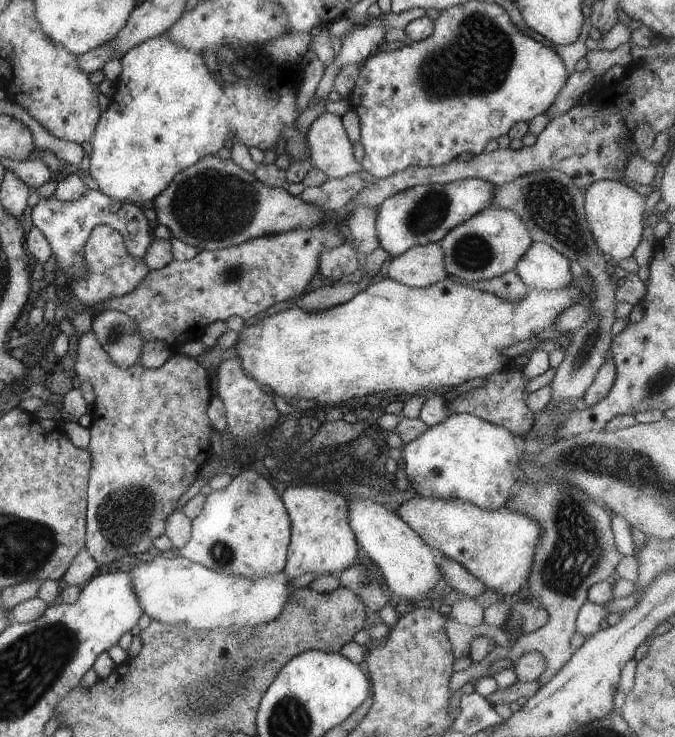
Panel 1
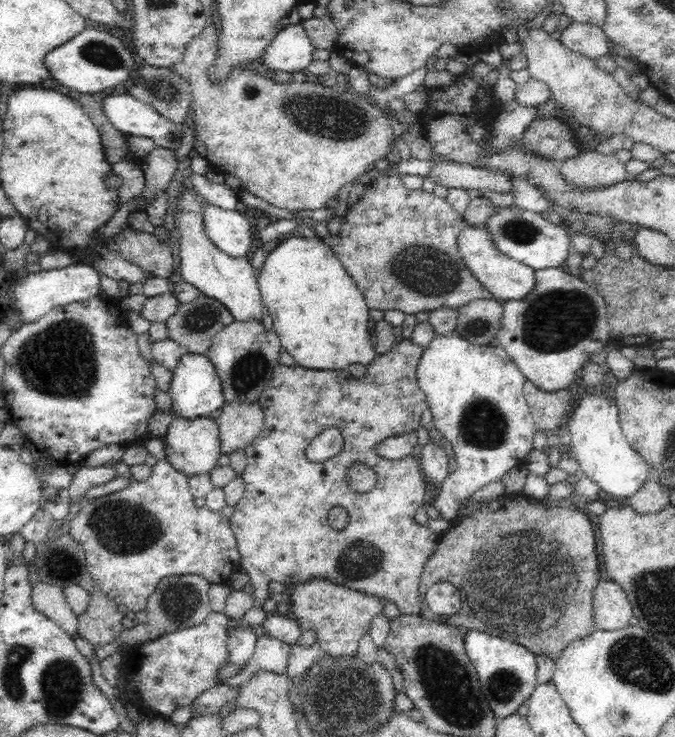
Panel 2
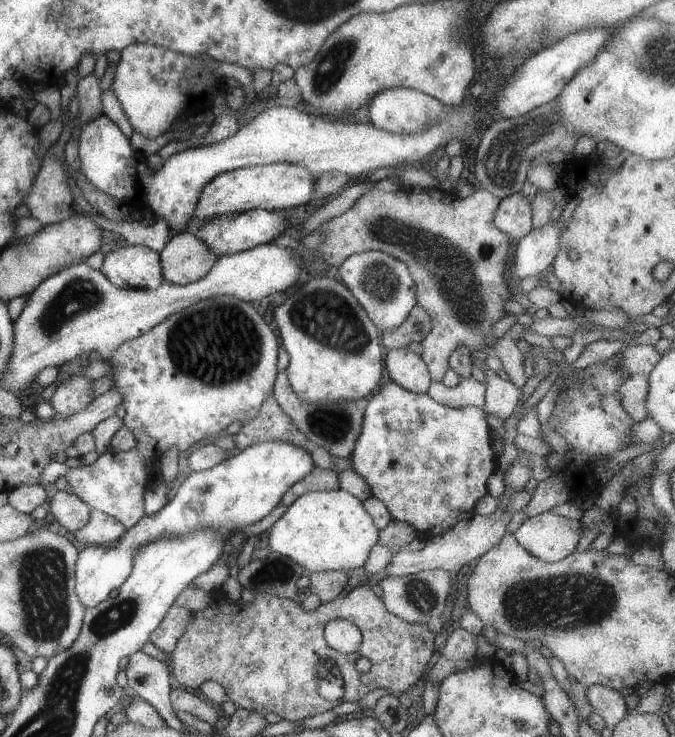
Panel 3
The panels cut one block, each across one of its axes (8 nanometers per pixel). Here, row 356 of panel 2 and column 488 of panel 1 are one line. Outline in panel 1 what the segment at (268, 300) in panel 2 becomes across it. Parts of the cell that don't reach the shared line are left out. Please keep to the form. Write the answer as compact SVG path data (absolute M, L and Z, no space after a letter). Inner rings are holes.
M447 278L442 279L432 286L420 288L402 284L397 280L385 279L375 284L370 283L365 290L360 291L356 296L348 300L348 302L333 306L332 308L324 309L323 311L306 312L295 304L290 309L266 316L258 323L245 326L239 333L237 340L237 356L241 360L241 366L245 375L255 380L266 390L283 396L285 400L290 400L290 398L310 398L310 400L324 402L324 404L330 404L331 409L338 402L344 402L344 400L364 395L375 394L377 396L380 392L386 392L386 390L401 390L401 392L412 394L442 392L449 397L453 393L454 388L459 384L471 378L485 377L493 372L500 372L506 368L510 363L510 359L502 354L504 348L508 348L508 346L512 346L517 342L528 340L528 338L543 338L550 335L551 326L556 317L572 303L577 302L580 295L580 290L571 284L566 289L561 289L560 291L537 291L536 289L529 288L526 296L518 304L514 304L495 294L479 291L463 284L456 284Z

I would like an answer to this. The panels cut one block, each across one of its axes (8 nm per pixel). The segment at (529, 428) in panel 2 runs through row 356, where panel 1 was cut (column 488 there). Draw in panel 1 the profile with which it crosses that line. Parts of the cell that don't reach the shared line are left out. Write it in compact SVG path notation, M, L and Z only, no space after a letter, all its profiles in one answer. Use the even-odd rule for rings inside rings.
M460 413L449 415L437 425L428 427L424 434L404 446L404 472L412 488L422 497L460 499L483 509L498 509L516 489L519 476L519 456L514 435L506 428L490 421Z

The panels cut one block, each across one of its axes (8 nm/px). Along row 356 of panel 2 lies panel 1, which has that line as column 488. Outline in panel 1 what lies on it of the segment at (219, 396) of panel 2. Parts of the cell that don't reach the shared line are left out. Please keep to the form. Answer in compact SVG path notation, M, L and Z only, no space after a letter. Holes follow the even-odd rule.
M458 179L444 184L430 183L407 188L388 197L378 208L376 228L379 244L389 253L389 256L397 257L409 248L441 241L453 228L483 211L486 207L493 206L491 203L494 199L495 186L484 179Z

